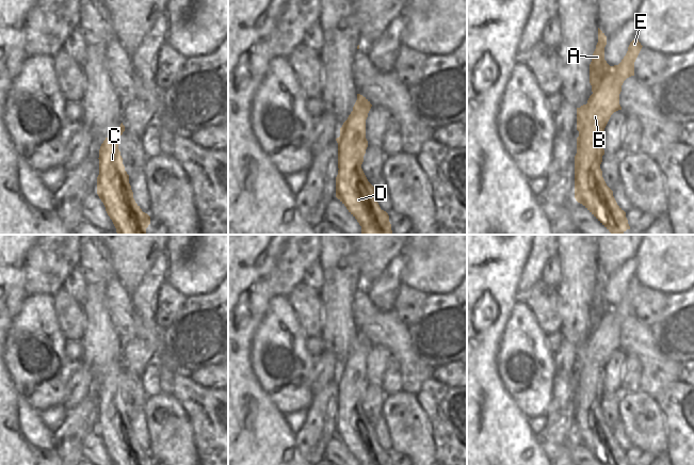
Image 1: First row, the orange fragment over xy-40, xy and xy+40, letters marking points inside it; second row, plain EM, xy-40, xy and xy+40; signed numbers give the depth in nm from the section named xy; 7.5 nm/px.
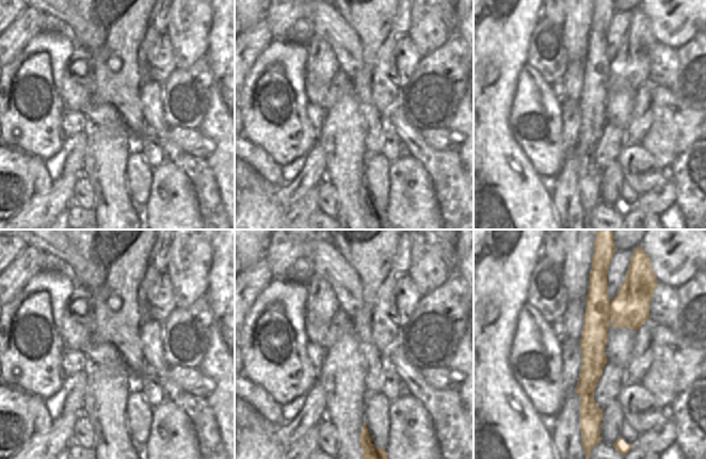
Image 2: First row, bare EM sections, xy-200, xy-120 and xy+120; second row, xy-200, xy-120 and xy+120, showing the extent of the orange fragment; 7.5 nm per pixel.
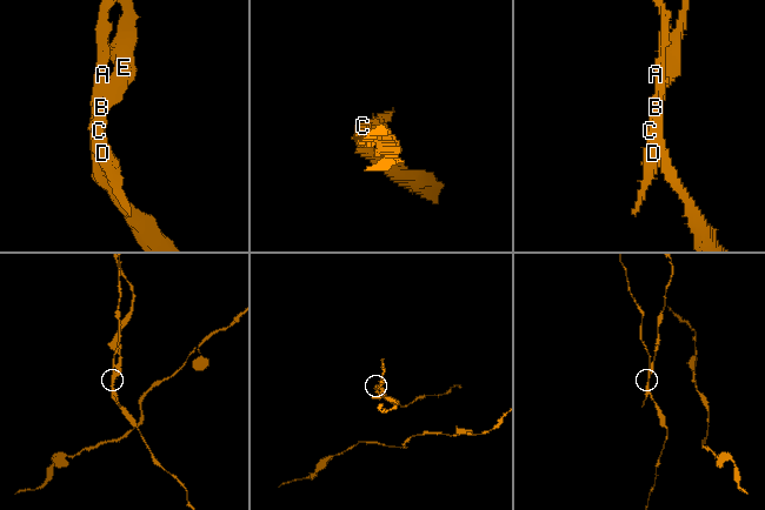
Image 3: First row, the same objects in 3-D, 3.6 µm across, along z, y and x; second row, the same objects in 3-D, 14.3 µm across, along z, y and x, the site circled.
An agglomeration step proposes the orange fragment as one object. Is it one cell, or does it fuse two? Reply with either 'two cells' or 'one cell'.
two cells

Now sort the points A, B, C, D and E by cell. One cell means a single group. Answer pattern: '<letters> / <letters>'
A / B C D E

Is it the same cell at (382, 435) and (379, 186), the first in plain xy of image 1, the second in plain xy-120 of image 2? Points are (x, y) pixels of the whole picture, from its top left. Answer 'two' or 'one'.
one

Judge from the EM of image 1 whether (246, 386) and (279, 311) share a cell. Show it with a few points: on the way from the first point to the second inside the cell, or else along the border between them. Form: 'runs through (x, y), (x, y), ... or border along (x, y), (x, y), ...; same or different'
border along (249, 346), (249, 364), (264, 393); different

